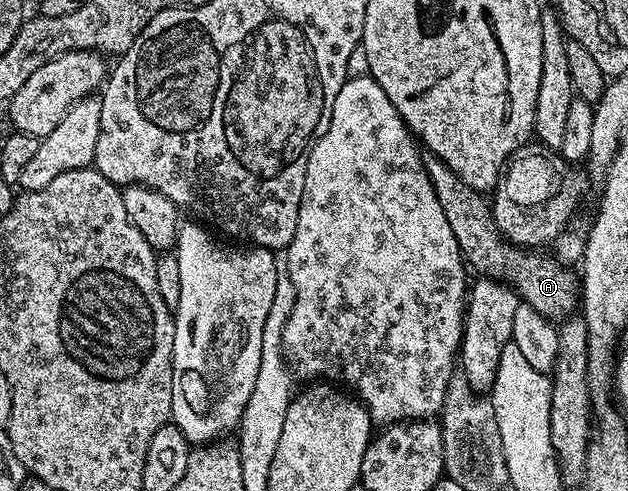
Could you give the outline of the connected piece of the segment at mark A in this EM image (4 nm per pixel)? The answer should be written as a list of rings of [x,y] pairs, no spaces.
[[[426,153],[425,171],[431,180],[431,188],[435,188],[435,196],[439,196],[439,204],[447,215],[447,224],[451,224],[451,232],[455,232],[455,240],[461,249],[461,257],[470,267],[478,271],[478,275],[496,278],[517,291],[517,297],[522,303],[544,318],[550,320],[565,320],[578,309],[579,306],[579,278],[573,274],[566,263],[556,257],[548,258],[545,252],[534,252],[529,248],[514,246],[505,241],[497,230],[493,219],[493,207],[490,199],[484,193],[473,190],[455,174],[443,160],[434,154]]]

